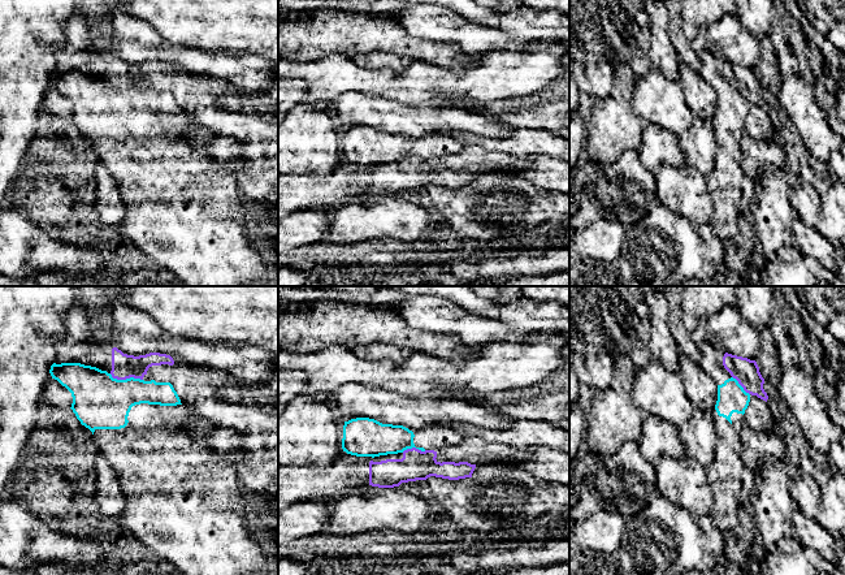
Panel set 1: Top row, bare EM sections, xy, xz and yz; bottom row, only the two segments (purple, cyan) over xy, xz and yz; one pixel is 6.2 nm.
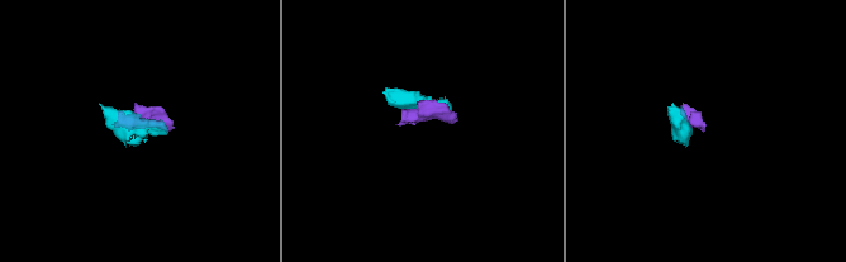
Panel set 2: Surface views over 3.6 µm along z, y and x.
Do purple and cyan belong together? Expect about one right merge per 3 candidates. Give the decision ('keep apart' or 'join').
keep apart

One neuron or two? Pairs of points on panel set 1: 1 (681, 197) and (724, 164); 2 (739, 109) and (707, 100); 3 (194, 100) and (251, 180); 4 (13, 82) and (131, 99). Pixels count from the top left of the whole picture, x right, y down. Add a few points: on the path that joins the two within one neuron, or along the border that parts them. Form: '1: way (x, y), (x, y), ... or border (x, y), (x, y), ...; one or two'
1: border (706, 177), (713, 208); two
2: border (718, 94), (718, 108), (711, 119); two
3: way (217, 119), (234, 124), (254, 143), (254, 156); one
4: border (53, 70), (48, 80); two

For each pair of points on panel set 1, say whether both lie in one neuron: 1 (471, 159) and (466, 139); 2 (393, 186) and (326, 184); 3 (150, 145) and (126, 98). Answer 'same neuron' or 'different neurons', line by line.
1: different neurons
2: same neuron
3: same neuron

